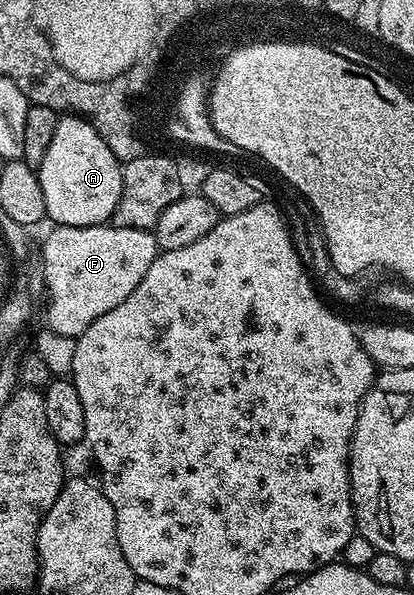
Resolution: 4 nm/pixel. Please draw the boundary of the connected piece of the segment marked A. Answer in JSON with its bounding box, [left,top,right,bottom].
[36,113,122,227]

